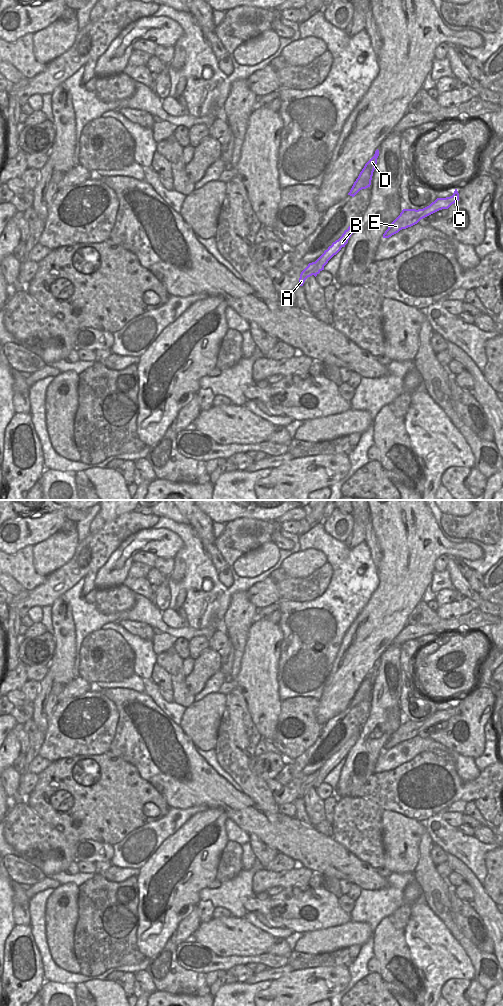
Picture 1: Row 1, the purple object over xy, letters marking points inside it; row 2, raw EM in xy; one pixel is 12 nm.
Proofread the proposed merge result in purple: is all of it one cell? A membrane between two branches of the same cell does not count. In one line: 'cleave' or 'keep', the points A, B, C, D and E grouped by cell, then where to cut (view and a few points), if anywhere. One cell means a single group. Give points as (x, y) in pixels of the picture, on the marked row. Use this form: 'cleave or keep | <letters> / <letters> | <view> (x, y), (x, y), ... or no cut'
cleave | A B D / C E | xy (319, 257), (319, 261), (316, 263)

